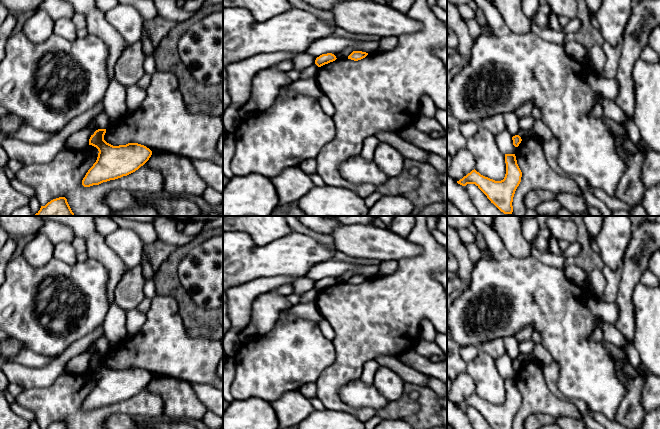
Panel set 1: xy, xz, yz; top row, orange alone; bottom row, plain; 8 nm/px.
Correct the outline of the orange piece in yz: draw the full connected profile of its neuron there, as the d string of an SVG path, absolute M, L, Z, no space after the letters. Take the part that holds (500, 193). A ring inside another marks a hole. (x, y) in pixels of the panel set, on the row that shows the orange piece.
M505 154L505 163L506 174L501 181L485 177L474 169L457 183L462 186L475 184L501 212L512 214L513 197L521 182L522 172L515 154Z

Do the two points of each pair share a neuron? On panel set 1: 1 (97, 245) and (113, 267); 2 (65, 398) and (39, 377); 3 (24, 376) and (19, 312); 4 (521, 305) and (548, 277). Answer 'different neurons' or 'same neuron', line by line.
1: same neuron
2: different neurons
3: different neurons
4: same neuron

